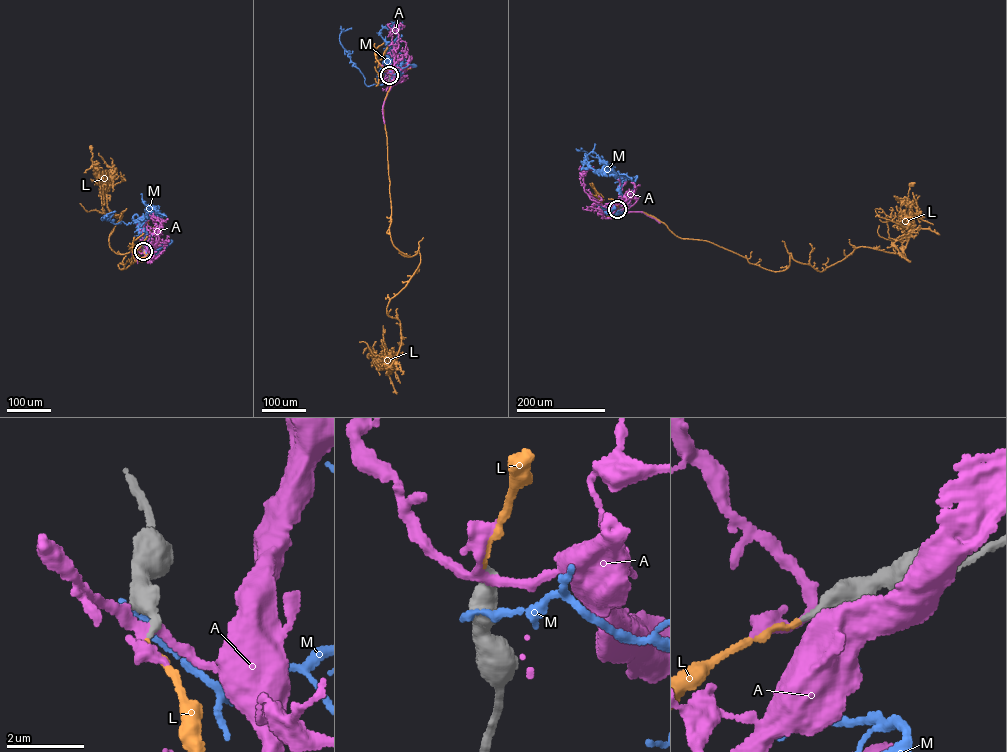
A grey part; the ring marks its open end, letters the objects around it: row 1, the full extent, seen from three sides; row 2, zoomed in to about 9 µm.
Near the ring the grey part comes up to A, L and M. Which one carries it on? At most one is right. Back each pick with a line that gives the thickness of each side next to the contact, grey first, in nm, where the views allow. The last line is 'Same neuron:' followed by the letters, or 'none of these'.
L: Thickness 240 nm (grey) against 120 nm
Same neuron: L

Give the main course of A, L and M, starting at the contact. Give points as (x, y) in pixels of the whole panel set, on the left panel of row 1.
A: (143, 251), (148, 262), (151, 249), (159, 239), (160, 222), (154, 220)
L: (143, 251), (121, 269), (149, 237), (124, 254), (111, 248), (122, 215), (105, 213), (90, 147)
M: (143, 251), (147, 257), (154, 257), (170, 242)

